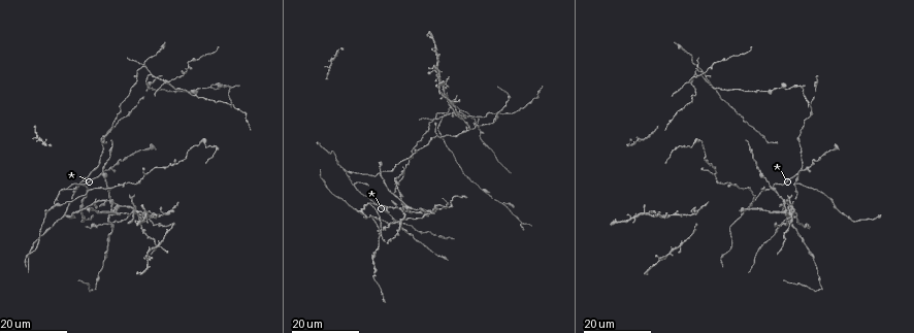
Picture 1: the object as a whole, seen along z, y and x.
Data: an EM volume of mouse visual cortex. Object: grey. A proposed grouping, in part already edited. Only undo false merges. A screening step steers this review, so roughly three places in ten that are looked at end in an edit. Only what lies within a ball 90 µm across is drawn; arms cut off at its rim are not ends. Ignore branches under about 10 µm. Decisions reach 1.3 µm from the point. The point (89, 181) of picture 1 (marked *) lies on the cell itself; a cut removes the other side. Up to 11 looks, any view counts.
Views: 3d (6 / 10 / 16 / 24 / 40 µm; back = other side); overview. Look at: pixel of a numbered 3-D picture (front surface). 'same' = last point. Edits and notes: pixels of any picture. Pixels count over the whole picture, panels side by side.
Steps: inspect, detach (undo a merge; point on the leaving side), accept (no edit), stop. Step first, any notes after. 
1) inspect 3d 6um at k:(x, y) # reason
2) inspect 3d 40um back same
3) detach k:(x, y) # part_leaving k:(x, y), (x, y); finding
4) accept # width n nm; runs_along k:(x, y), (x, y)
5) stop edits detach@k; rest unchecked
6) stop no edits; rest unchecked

inspect 3d 16um at 1:(359, 212) # branch point

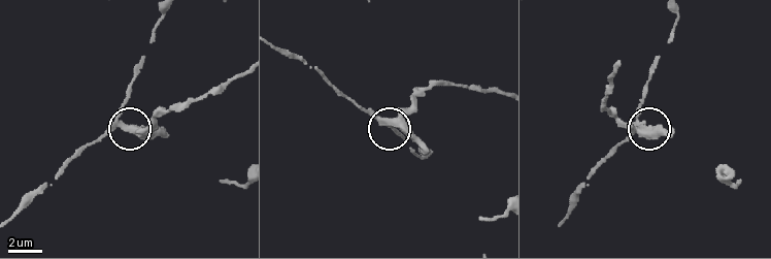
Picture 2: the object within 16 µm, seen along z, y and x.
inspect 3d 6um at 2:(383, 120)

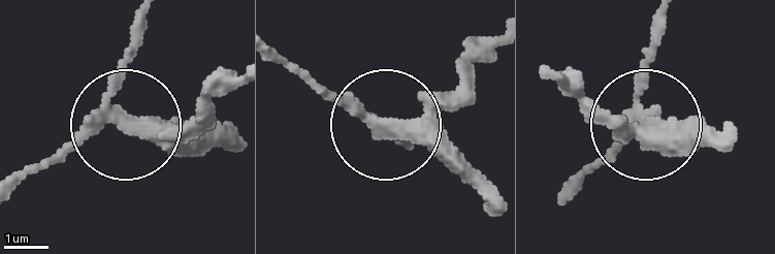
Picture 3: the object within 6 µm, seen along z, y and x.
detach 3:(429, 98) # arms 3; two cells meet here

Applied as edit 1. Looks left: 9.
inspect overview # see it whole again

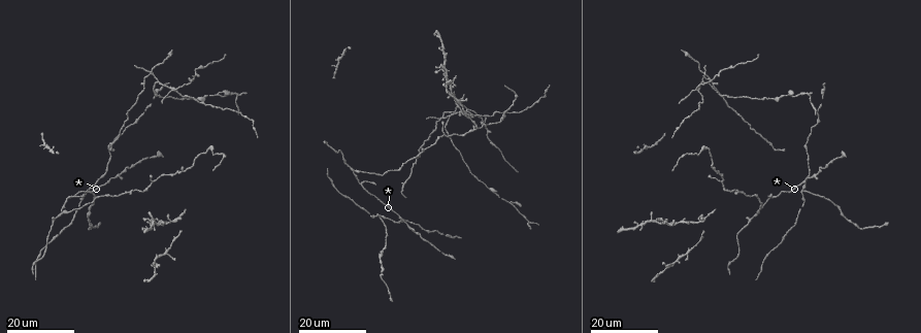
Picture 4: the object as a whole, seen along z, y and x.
inspect 3d 16um at 4:(802, 191) # thin arm on a thick one

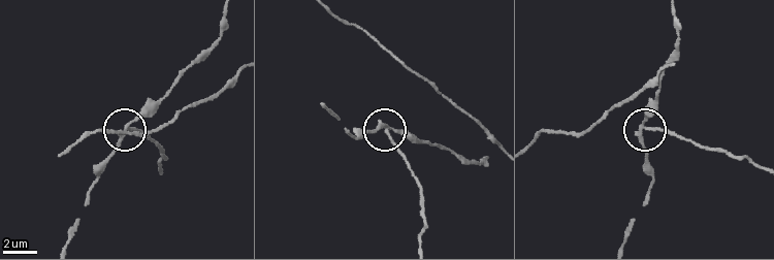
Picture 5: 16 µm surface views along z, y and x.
inspect 3d 10um at 5:(130, 129)

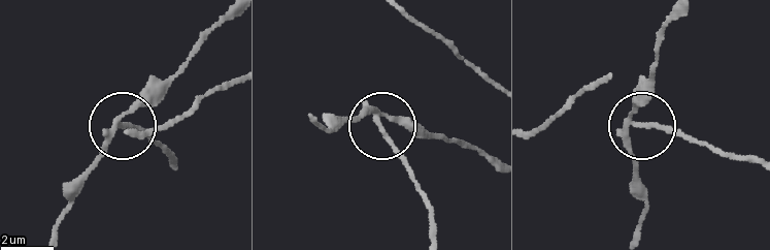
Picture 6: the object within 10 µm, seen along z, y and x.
detach 6:(393, 147) # width 170 nm; part_leaving 6:(374, 118), (424, 202), (430, 236); a second cell is stuck on

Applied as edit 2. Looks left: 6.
inspect overview

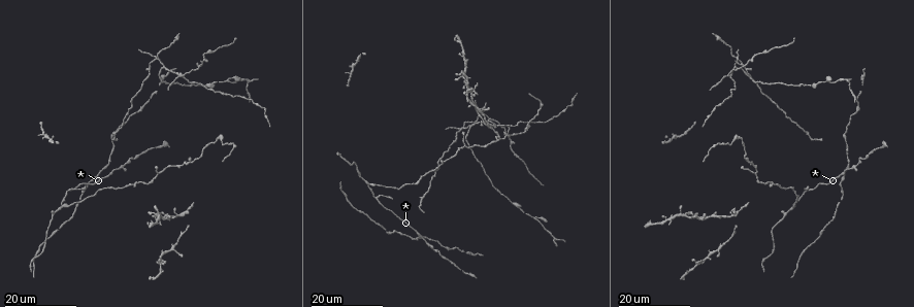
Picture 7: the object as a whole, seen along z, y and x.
inspect 3d 24um at 7:(114, 187) # calibre changes

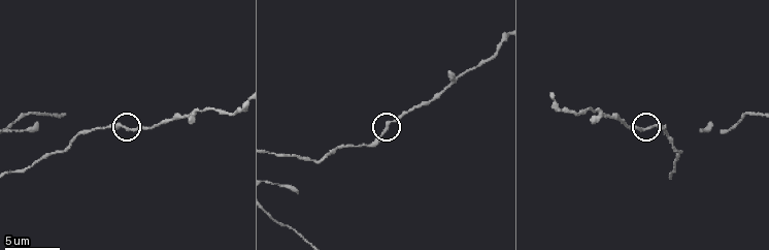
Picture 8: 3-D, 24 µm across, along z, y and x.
inspect 3d 6um at 8:(652, 128) # closer look

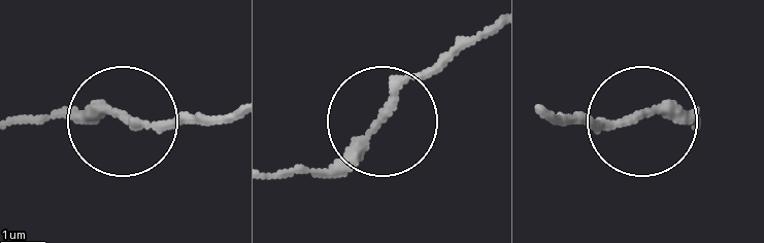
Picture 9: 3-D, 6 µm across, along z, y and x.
detach 9:(202, 123) # part_leaving 9:(154, 126), (228, 114); two cells meet here

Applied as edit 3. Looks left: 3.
inspect overview # see it whole again

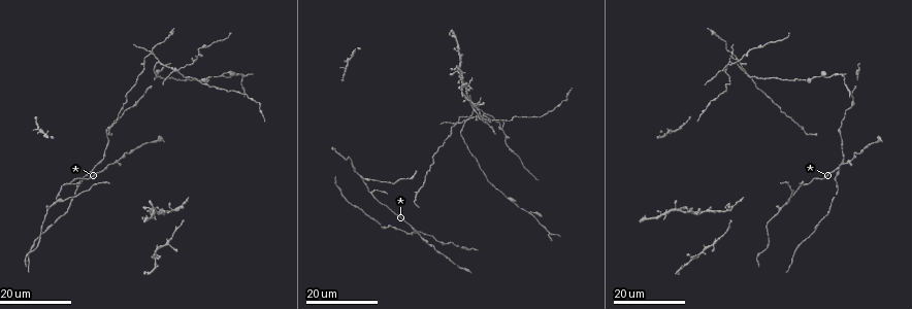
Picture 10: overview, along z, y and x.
inspect 3d 24um at 10:(179, 69) # looks like a crossing

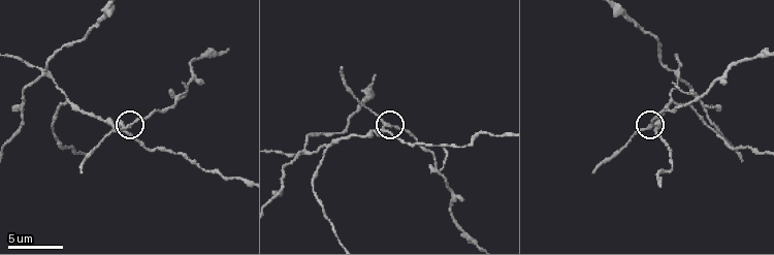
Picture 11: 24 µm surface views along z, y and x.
inspect 3d 10um at 11:(125, 133)

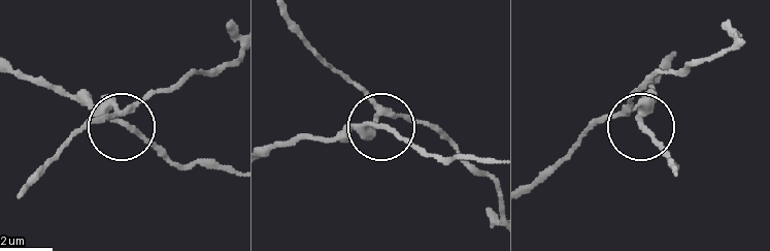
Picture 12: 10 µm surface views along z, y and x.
detach 12:(104, 119) # width 210 nm; part_leaving 12:(644, 114), (631, 104), (650, 81), (731, 50); two cells meet here

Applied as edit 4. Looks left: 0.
stop edits detach@3, detach@6, detach@9, detach@12; rest unchecked

